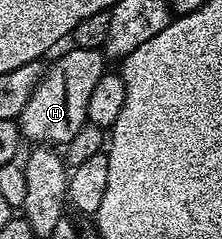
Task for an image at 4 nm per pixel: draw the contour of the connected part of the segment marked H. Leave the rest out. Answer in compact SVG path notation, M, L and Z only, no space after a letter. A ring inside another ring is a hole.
M98 48L95 49L71 49L68 53L63 53L51 66L42 70L39 81L33 87L33 91L29 95L29 101L25 103L25 107L21 110L17 118L19 132L24 138L27 137L31 143L46 143L51 147L66 146L69 139L73 139L73 135L77 135L77 131L81 131L83 125L88 124L87 108L89 107L89 91L93 91L93 87L97 83L97 79L101 79L101 75L105 71L105 57Z

